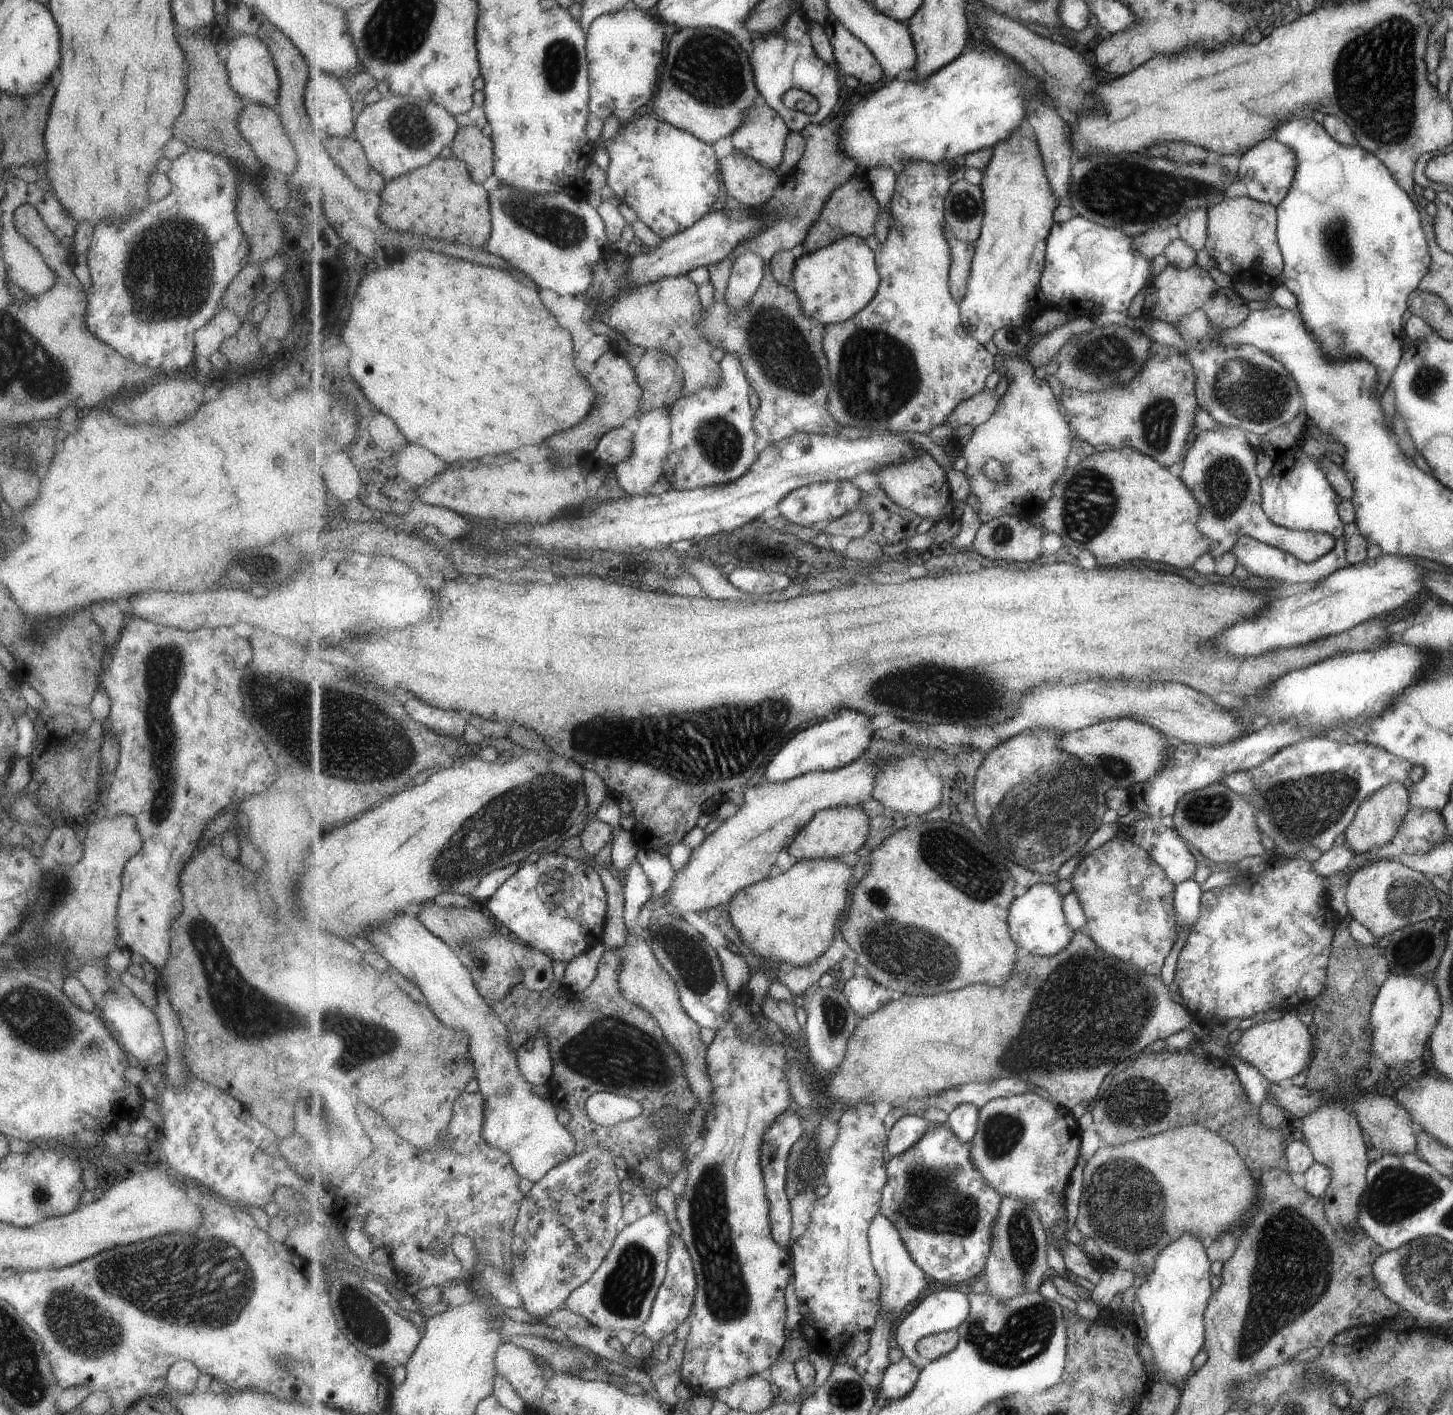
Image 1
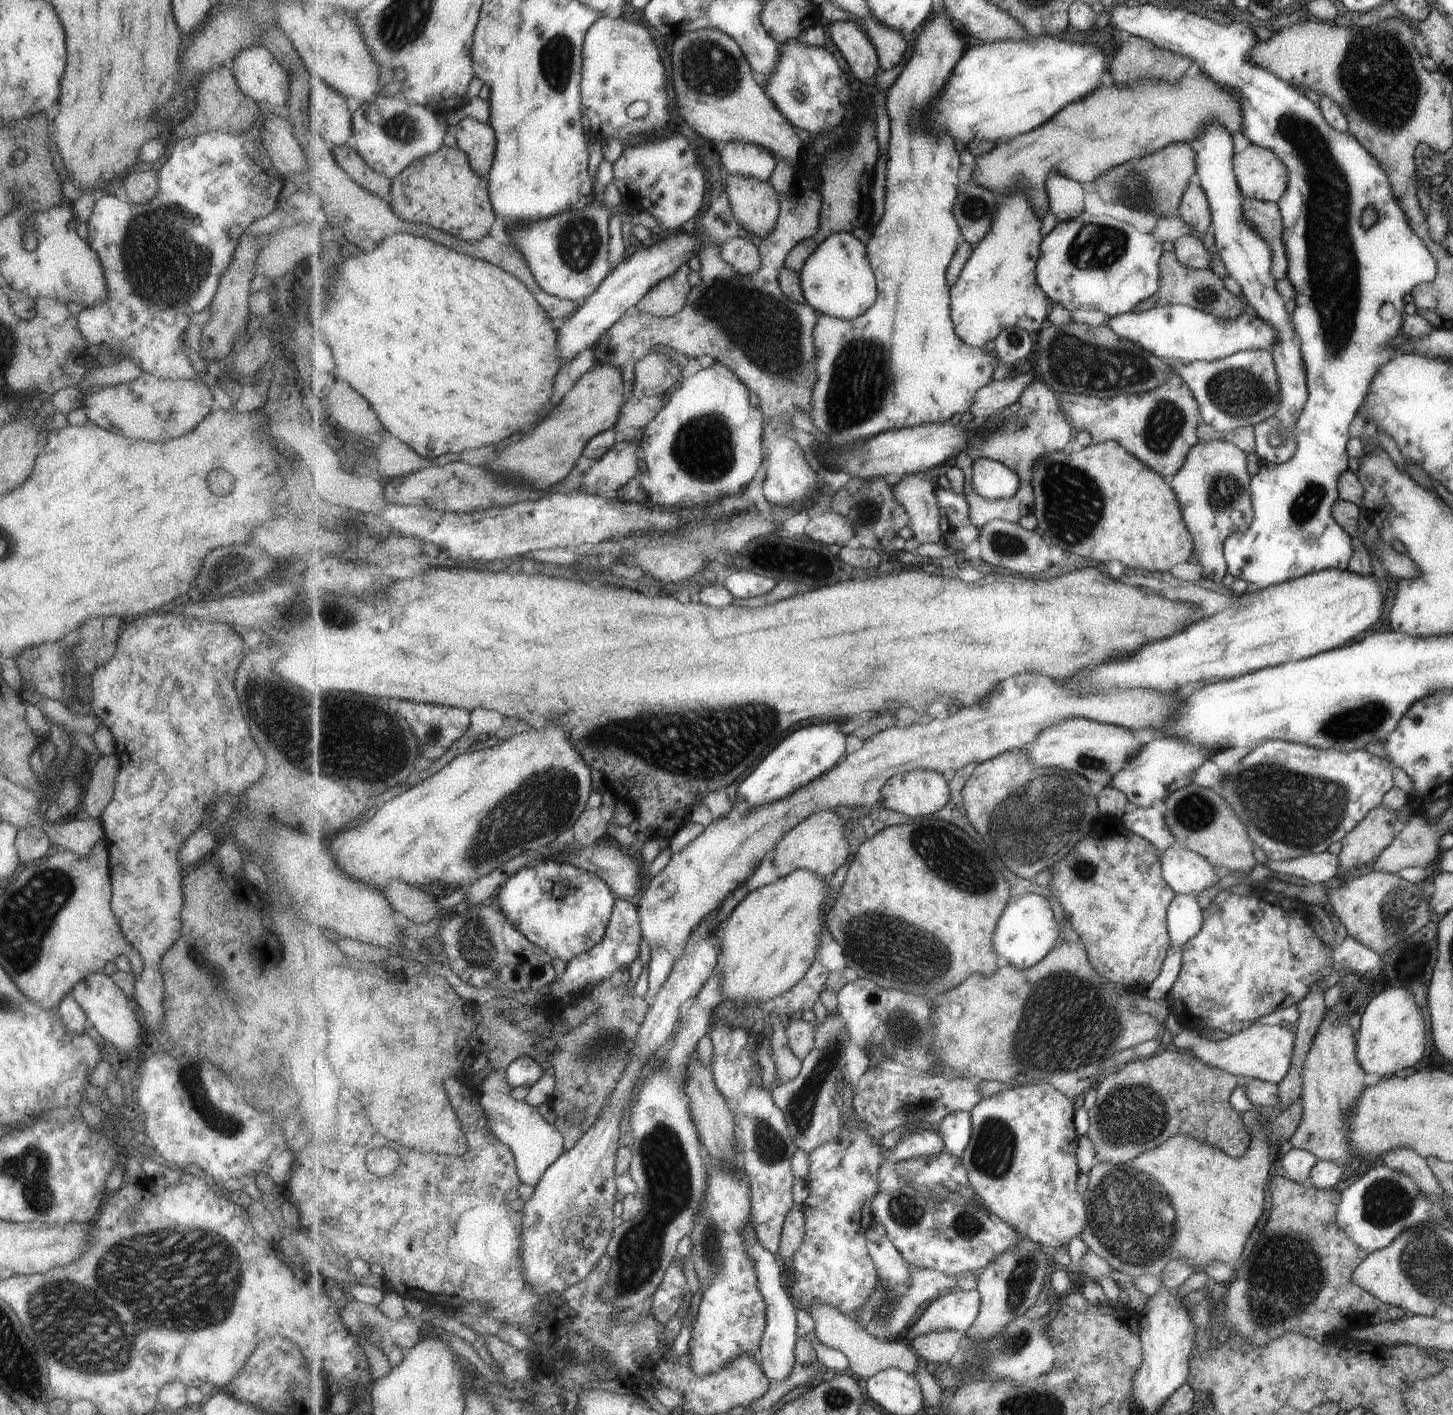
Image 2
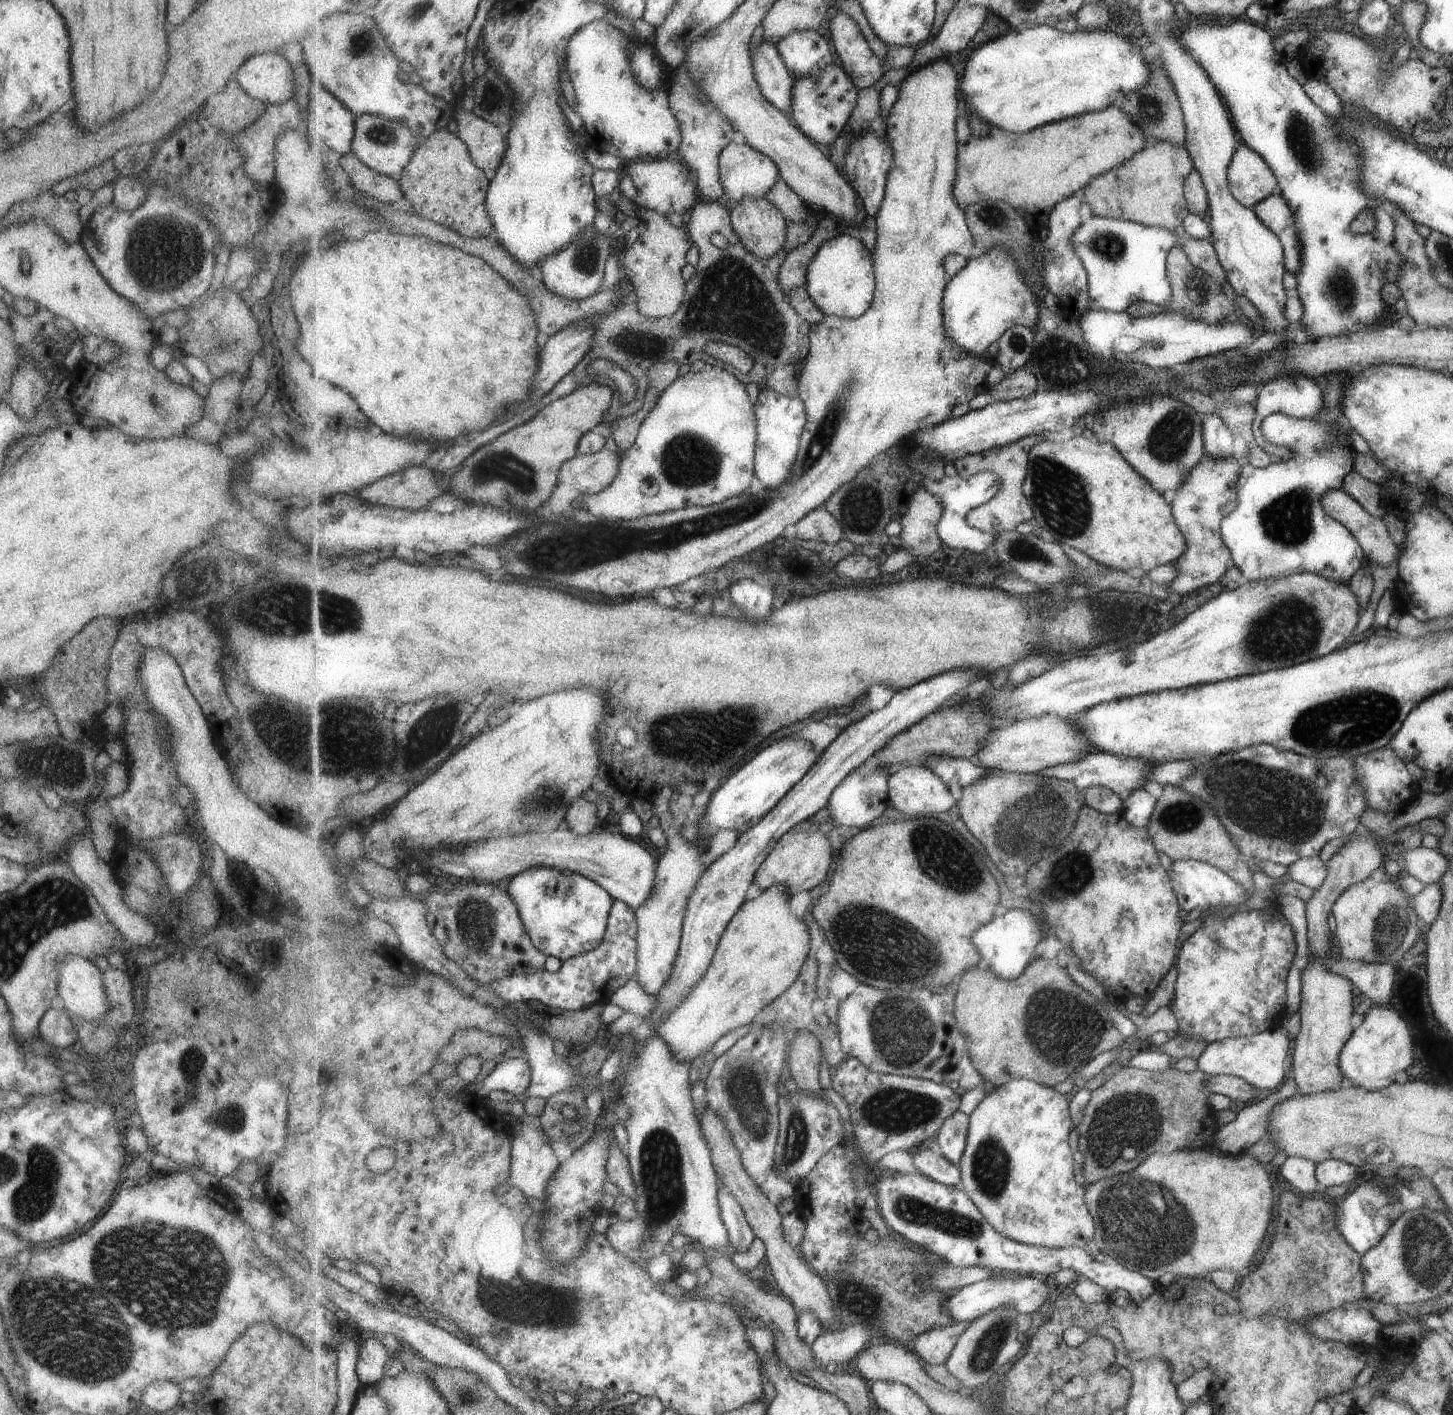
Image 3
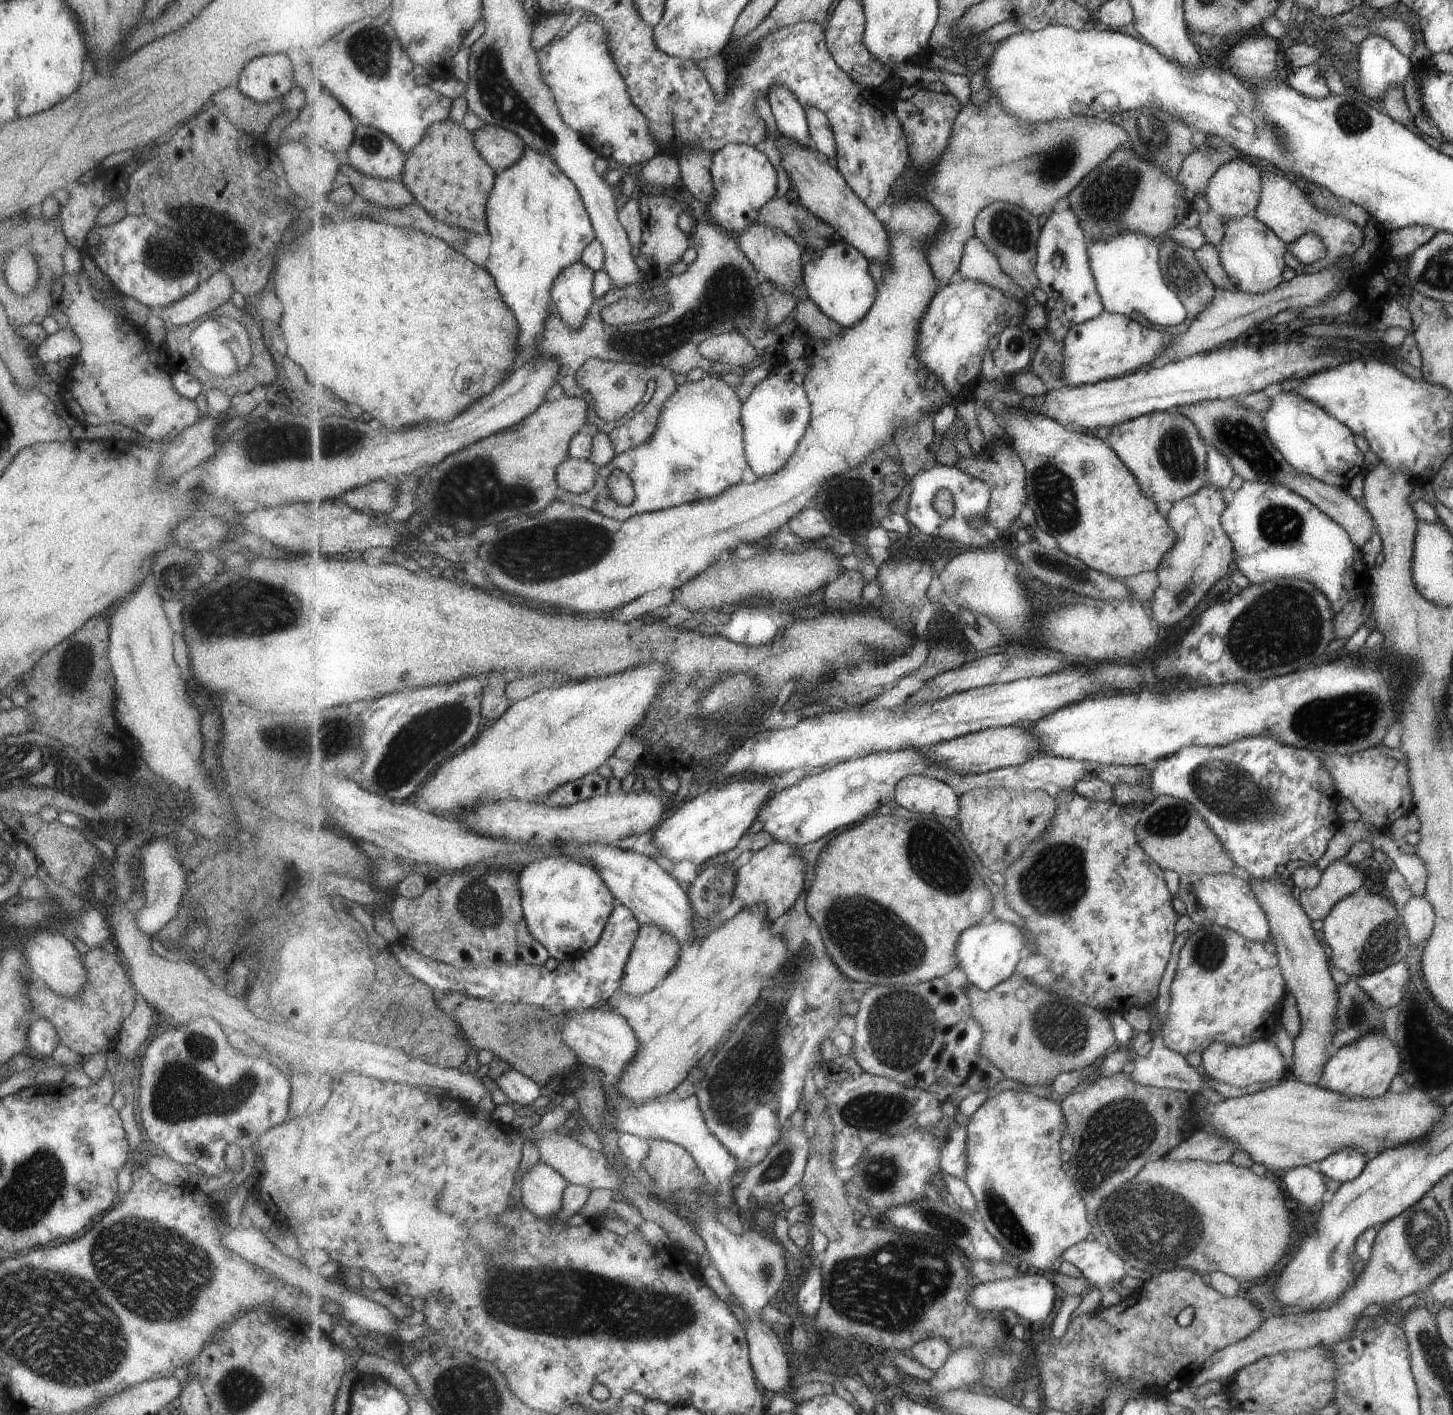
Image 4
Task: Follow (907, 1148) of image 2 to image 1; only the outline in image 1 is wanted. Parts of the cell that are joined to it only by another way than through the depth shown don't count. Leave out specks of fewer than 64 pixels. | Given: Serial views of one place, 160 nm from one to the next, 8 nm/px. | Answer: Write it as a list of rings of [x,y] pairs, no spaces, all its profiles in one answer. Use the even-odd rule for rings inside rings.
[[[963,1103],[952,1113],[944,1123],[932,1124],[922,1115],[903,1115],[889,1130],[889,1140],[887,1141],[886,1150],[893,1156],[888,1162],[888,1175],[891,1181],[887,1181],[886,1188],[882,1194],[882,1208],[880,1212],[888,1216],[894,1225],[899,1229],[904,1243],[907,1245],[911,1256],[915,1262],[928,1274],[930,1280],[943,1282],[953,1282],[953,1284],[961,1284],[961,1282],[972,1282],[979,1277],[979,1272],[983,1272],[985,1261],[990,1256],[990,1252],[994,1243],[994,1228],[998,1221],[1000,1206],[1002,1205],[1003,1195],[988,1184],[985,1175],[975,1166],[972,1158],[972,1140],[977,1134],[980,1121],[980,1108],[973,1103]]]

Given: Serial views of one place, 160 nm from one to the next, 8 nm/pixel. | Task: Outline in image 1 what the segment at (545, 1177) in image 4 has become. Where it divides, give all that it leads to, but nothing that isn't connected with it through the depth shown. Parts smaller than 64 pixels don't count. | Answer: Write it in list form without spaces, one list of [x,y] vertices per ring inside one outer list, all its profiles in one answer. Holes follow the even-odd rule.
[[[409,913],[398,915],[385,927],[365,933],[365,938],[391,966],[423,992],[432,1011],[446,1025],[468,1030],[476,1078],[481,1082],[482,1095],[489,1096],[485,1102],[487,1142],[510,1154],[515,1170],[533,1183],[539,1182],[559,1163],[573,1158],[576,1138],[559,1122],[558,1106],[550,1098],[545,1099],[533,1092],[535,1085],[523,1076],[516,1050],[509,1048],[507,1026],[479,992],[471,971],[463,964],[457,950]]]

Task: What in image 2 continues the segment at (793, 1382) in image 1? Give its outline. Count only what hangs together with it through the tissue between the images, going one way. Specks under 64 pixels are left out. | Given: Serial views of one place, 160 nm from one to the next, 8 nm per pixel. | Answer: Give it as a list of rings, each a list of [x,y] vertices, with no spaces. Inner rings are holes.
[[[752,1225],[745,1226],[742,1229],[743,1244],[745,1244],[747,1254],[755,1262],[755,1270],[758,1274],[758,1288],[762,1291],[763,1298],[766,1299],[767,1305],[767,1329],[763,1334],[761,1342],[761,1362],[763,1371],[766,1372],[770,1381],[783,1380],[789,1376],[791,1368],[798,1362],[796,1358],[796,1347],[799,1341],[797,1336],[797,1308],[793,1304],[793,1297],[787,1294],[781,1282],[781,1263],[776,1259],[775,1254],[766,1250],[757,1237],[757,1232]]]

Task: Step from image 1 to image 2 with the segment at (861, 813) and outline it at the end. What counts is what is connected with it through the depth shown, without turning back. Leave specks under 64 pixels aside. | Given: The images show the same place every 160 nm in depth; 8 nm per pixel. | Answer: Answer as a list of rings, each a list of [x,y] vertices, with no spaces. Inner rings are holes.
[[[822,808],[811,814],[810,818],[805,818],[793,830],[787,832],[783,836],[783,841],[775,846],[770,856],[779,876],[785,877],[794,873],[796,869],[803,869],[829,880],[840,866],[851,861],[849,858],[851,855],[849,840],[846,836],[847,822],[837,812]]]

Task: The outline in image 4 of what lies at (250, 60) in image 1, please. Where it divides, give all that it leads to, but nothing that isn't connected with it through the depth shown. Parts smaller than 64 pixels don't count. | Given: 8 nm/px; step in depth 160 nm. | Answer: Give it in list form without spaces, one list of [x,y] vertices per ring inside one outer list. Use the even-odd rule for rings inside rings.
[[[269,54],[247,62],[235,86],[251,101],[270,102],[287,95],[295,85],[294,78],[285,54]]]

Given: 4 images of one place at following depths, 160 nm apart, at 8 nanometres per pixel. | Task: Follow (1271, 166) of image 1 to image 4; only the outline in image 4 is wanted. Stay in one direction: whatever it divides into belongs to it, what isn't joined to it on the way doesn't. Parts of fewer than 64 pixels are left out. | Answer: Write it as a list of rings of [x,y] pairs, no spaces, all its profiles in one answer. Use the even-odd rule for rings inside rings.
[[[1239,157],[1233,162],[1223,165],[1211,178],[1209,185],[1203,192],[1207,202],[1208,212],[1221,219],[1231,220],[1252,214],[1258,206],[1258,197],[1261,193],[1262,172],[1251,166],[1249,159]]]

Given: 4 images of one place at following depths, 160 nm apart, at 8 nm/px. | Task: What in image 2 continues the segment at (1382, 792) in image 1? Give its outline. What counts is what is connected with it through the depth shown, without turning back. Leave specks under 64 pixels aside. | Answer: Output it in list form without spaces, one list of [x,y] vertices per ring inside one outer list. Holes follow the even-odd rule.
[[[1379,805],[1371,809],[1366,817],[1350,831],[1343,839],[1340,840],[1341,852],[1338,854],[1338,874],[1341,878],[1345,878],[1345,882],[1349,880],[1347,876],[1343,876],[1347,870],[1355,870],[1363,864],[1371,866],[1375,862],[1375,858],[1381,854],[1382,850],[1385,849],[1393,836],[1396,834],[1393,830],[1393,824],[1395,822],[1395,810],[1387,810],[1385,806]]]

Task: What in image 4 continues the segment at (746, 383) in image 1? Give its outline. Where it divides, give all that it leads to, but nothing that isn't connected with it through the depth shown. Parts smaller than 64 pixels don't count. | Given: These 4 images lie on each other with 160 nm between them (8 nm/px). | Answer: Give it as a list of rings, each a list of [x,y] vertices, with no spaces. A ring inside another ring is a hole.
[[[704,374],[698,382],[686,382],[675,390],[675,394],[666,402],[666,409],[659,420],[659,428],[655,430],[655,438],[643,444],[641,448],[627,450],[616,455],[609,464],[597,470],[595,486],[584,494],[563,492],[561,501],[571,506],[587,508],[594,512],[603,513],[619,522],[627,522],[631,517],[641,513],[653,513],[681,506],[685,503],[696,502],[703,498],[718,497],[731,486],[741,483],[743,470],[749,465],[746,452],[746,436],[742,422],[742,400],[739,399],[733,386],[729,386],[717,374]],[[615,468],[623,468],[634,486],[634,501],[629,506],[617,504],[609,496],[609,488],[605,484]]]

